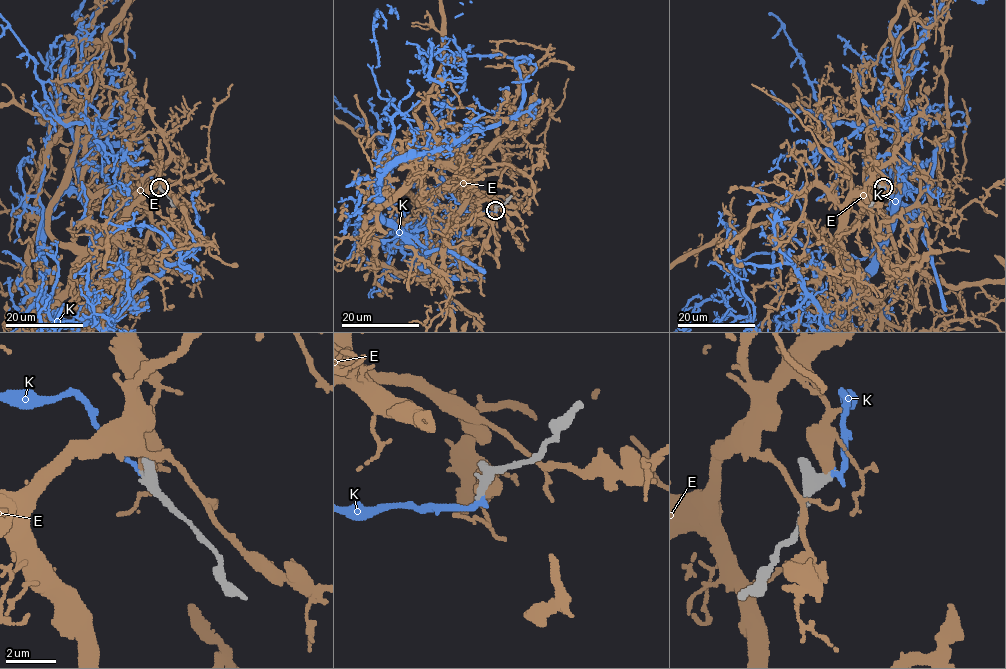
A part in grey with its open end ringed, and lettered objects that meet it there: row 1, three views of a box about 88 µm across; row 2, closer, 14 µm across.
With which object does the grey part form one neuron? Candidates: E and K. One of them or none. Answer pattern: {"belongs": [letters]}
{"belongs": ["K"]}

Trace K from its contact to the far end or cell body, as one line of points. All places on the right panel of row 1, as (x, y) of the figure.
K: (883, 187), (885, 174), (877, 159), (892, 154), (904, 165), (904, 191), (896, 200), (883, 253), (868, 270)

